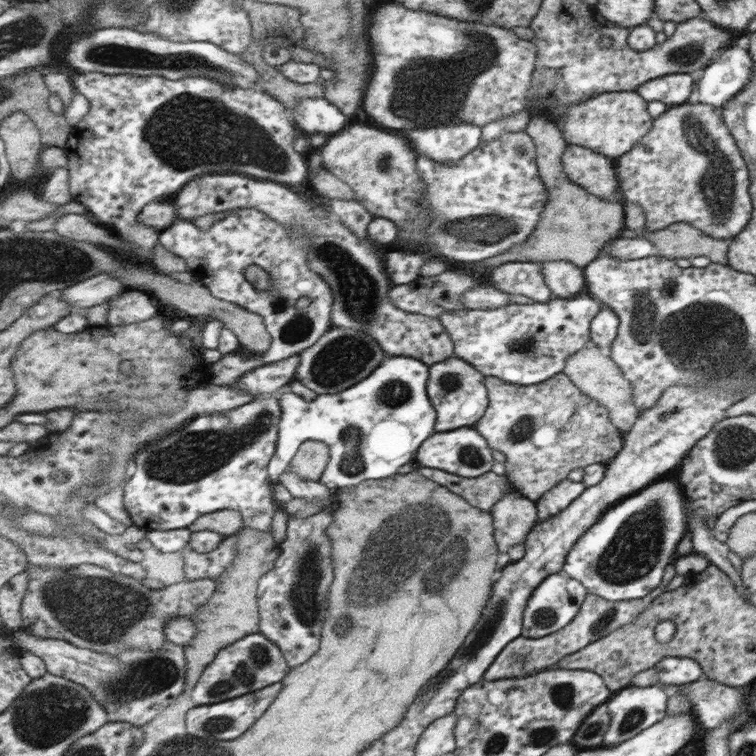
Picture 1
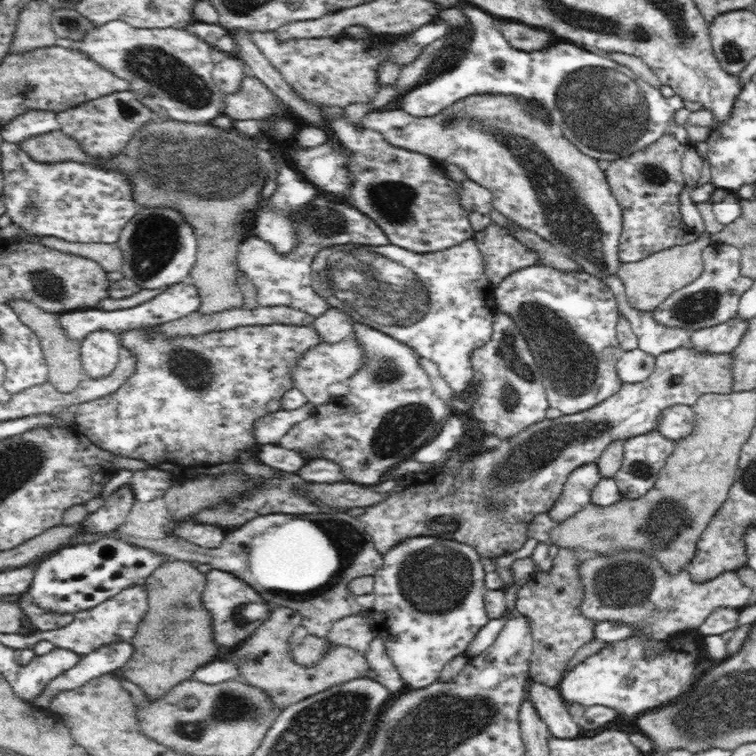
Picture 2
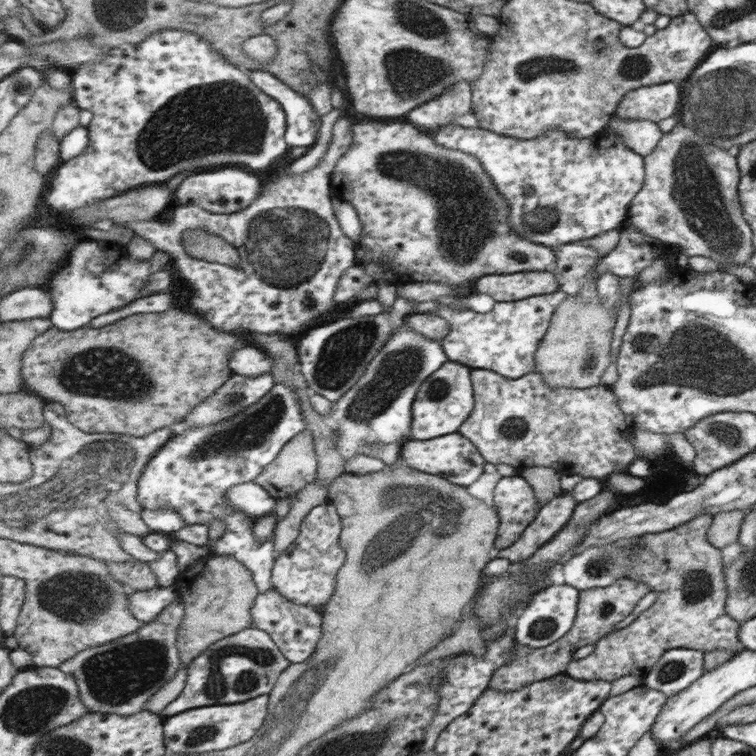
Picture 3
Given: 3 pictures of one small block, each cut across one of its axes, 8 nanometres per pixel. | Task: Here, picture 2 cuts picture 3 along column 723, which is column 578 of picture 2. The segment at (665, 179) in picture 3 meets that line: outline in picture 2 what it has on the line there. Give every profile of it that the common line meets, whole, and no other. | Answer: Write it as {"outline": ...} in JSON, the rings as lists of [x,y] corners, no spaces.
{"outline":[[[475,94],[458,100],[452,106],[442,110],[440,114],[433,117],[418,118],[414,117],[401,109],[391,109],[388,111],[372,111],[365,114],[358,123],[363,128],[374,130],[376,134],[383,136],[383,140],[388,145],[395,146],[396,149],[411,150],[412,153],[420,153],[428,155],[436,161],[442,160],[448,164],[458,166],[466,173],[466,178],[487,188],[493,197],[493,209],[501,213],[507,220],[532,230],[538,237],[544,238],[550,242],[556,250],[564,253],[576,261],[582,273],[590,274],[598,279],[606,278],[606,276],[617,276],[620,262],[618,258],[618,246],[620,236],[623,230],[622,210],[618,204],[618,200],[612,195],[606,173],[600,169],[598,160],[582,153],[574,143],[570,142],[566,137],[554,136],[550,131],[551,122],[540,114],[541,110],[537,110],[532,103],[526,102],[524,97],[505,94]]]}

